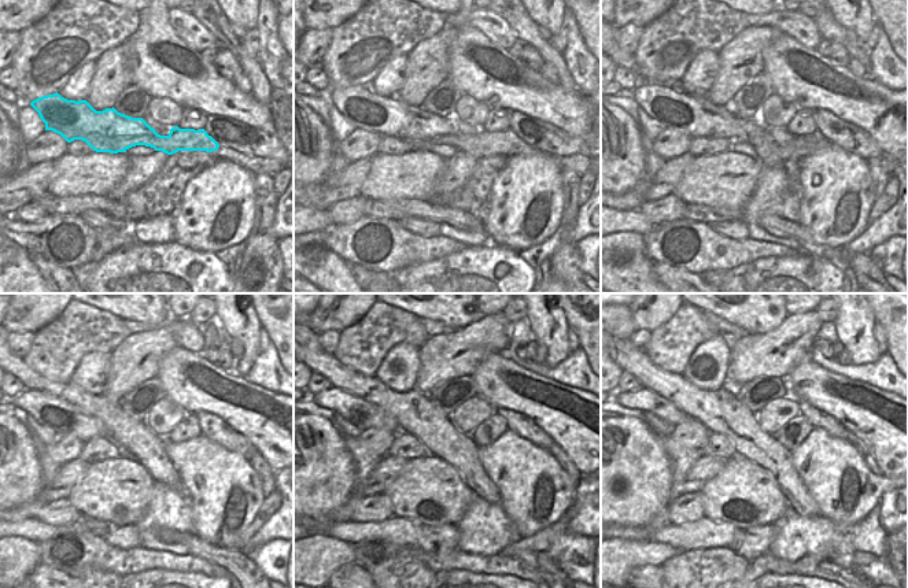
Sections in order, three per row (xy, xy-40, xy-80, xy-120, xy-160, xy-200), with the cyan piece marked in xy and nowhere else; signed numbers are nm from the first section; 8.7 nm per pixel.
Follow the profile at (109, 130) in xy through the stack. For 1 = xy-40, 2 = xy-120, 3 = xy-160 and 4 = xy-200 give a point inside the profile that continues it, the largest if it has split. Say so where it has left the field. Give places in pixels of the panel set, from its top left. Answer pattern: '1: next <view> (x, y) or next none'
1: next xy-40 (358, 104)
2: next xy-120 (56, 414)
3: next xy-160 (365, 415)
4: next xy-200 (643, 399)

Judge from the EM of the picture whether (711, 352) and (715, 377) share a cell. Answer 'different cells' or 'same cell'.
same cell

